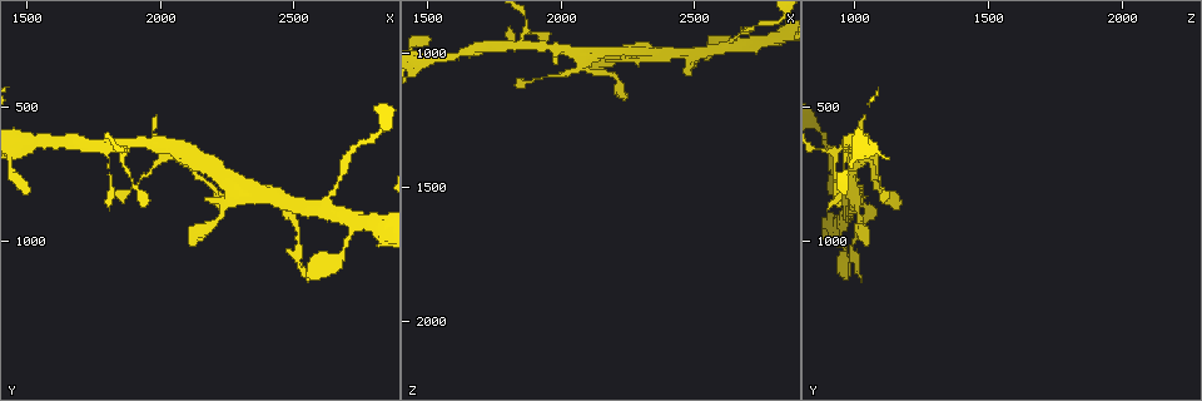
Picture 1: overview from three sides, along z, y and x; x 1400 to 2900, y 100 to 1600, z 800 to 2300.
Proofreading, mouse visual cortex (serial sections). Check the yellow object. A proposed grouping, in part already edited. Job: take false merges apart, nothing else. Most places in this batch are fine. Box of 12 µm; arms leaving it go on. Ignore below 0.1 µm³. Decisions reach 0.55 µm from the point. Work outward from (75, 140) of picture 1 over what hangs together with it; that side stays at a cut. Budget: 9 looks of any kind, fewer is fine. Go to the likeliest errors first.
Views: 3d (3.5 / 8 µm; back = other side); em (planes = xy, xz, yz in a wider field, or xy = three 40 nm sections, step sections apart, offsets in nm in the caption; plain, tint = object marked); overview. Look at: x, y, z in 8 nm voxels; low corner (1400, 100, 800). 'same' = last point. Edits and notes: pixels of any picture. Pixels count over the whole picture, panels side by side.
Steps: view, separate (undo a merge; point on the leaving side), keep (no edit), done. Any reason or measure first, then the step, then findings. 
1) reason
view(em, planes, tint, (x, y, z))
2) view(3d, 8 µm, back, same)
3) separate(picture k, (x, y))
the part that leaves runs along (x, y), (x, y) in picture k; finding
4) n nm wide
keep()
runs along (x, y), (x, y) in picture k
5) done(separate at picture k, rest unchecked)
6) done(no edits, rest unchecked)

a fork
view(3d, 3.5 µm, (1850, 630, 970))

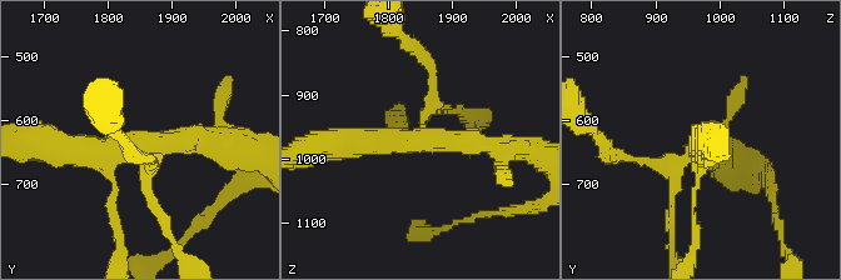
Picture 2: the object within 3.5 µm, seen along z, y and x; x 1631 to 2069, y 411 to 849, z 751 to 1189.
view(em, xy, step 5, tint, (1850, 635, 970))

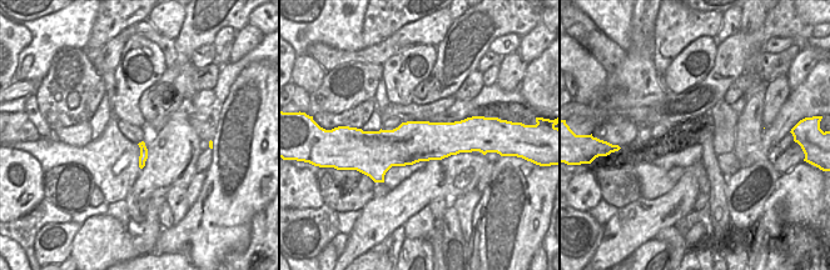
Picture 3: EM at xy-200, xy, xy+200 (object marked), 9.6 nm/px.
keep()
continuous, no second cell

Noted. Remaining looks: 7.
arms part here
view(3d, 8 µm, back, (2090, 670, 1010))

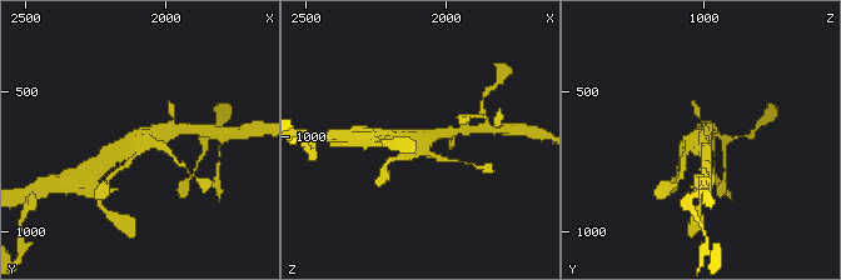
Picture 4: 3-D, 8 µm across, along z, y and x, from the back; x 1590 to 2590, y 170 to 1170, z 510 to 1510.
view(em, xy, step 2, tint, (2090, 670, 1010))

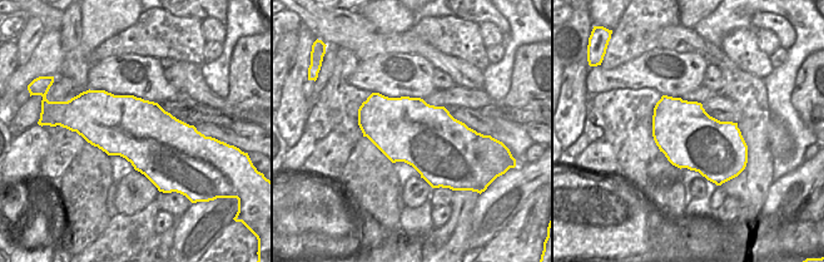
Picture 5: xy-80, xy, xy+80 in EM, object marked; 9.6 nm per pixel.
keep()
continuous, no second cell

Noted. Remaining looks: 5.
a fork
view(3d, 3.5 µm, (2470, 860, 1000))

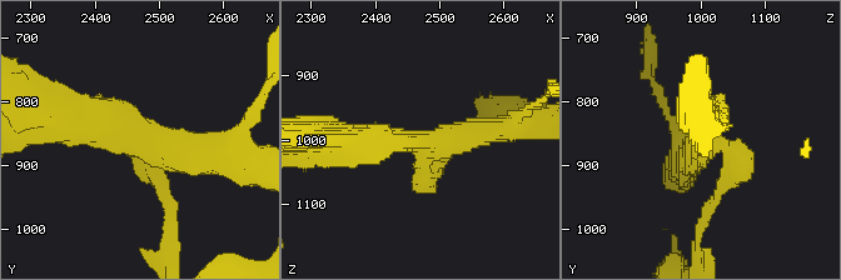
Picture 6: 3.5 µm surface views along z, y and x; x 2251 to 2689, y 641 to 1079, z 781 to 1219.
view(em, xy, step 3, tint, (2475, 865, 1010))

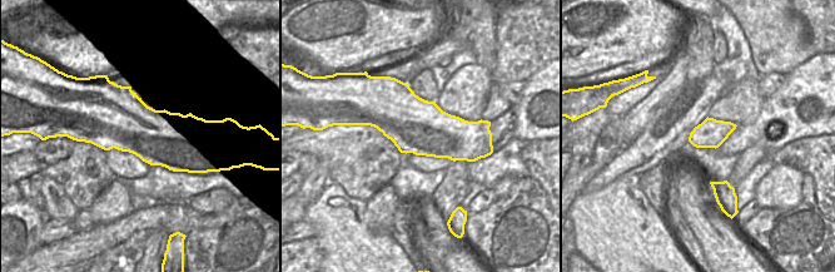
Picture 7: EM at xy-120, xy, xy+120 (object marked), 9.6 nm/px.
keep()
runs along (68, 120), (225, 150) in picture 6; all the same cell

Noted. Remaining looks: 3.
a narrow waist
view(3d, 3.5 µm, (2670, 760, 910))

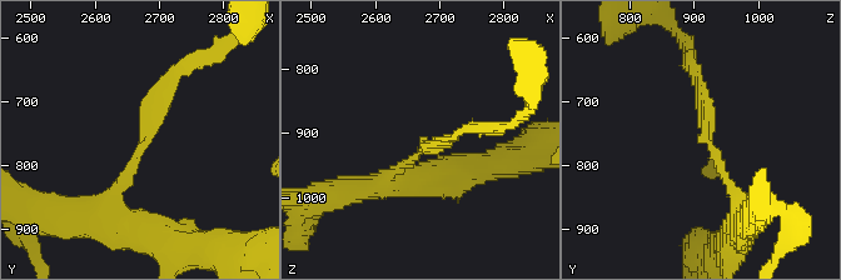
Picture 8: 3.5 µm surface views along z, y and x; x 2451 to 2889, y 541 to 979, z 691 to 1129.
arms of 150, 200 nm
view(em, xy, step 1, tint, (2670, 765, 925))

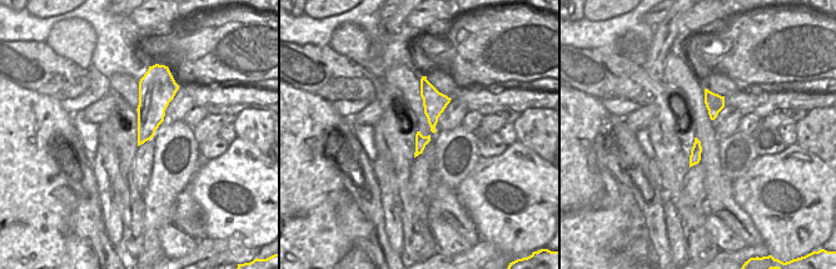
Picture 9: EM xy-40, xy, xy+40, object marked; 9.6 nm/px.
keep()
runs along (104, 210), (178, 73) in picture 8; continuous, no second cell

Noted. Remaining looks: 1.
done(no edits, rest unchecked)

